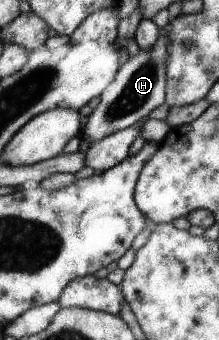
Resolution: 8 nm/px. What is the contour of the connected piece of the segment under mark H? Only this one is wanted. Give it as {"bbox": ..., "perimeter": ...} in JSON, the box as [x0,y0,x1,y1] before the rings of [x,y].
{"bbox":[79,28,168,146],"perimeter":[[[159,28],[158,39],[150,49],[139,49],[117,70],[113,80],[98,94],[99,103],[92,109],[79,138],[88,146],[109,136],[111,133],[128,127],[139,119],[147,118],[149,112],[164,102],[166,85],[166,58],[168,57],[168,33]]]}

